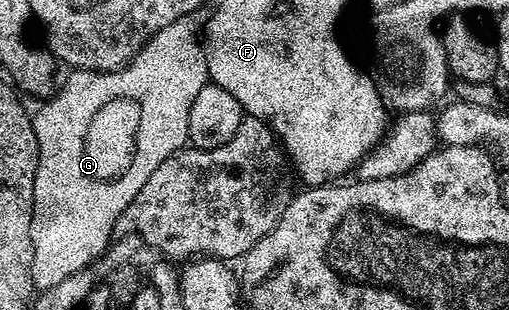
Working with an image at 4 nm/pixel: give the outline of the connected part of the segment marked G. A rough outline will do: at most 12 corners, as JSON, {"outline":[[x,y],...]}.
{"outline":[[190,19],[31,121],[33,282],[92,267],[188,143]]}

